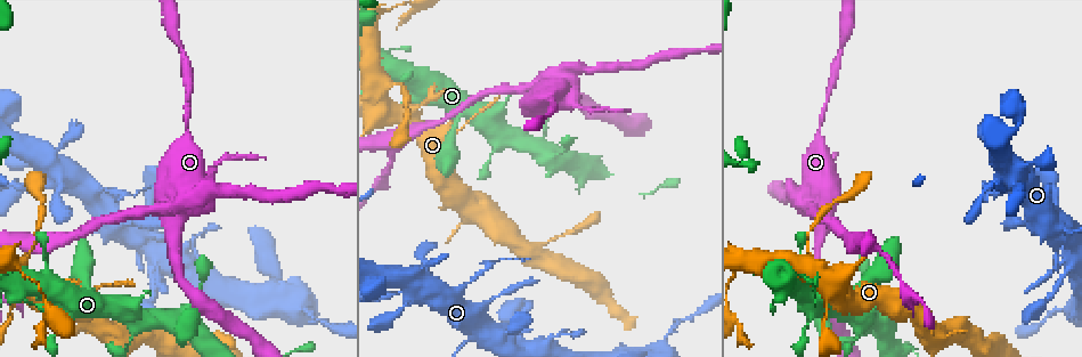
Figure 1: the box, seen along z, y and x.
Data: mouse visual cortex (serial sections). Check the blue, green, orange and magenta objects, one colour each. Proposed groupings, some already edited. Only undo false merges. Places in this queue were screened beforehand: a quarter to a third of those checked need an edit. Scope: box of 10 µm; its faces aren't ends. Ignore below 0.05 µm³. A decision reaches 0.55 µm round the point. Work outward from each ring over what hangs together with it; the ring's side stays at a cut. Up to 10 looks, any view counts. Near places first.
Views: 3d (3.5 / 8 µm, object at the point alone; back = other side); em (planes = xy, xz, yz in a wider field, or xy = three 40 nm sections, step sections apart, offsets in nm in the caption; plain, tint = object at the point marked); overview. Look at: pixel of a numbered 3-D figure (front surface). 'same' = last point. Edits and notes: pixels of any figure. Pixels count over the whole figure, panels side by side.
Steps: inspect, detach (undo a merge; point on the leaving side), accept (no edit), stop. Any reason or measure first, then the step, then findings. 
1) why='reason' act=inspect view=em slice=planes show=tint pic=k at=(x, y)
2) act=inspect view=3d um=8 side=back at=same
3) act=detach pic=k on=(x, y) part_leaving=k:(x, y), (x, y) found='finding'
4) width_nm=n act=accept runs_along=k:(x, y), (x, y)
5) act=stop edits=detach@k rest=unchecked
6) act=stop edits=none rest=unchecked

why='sharp bend' act=inspect view=3d um=3.5 side=back pic=1 at=(193, 201)

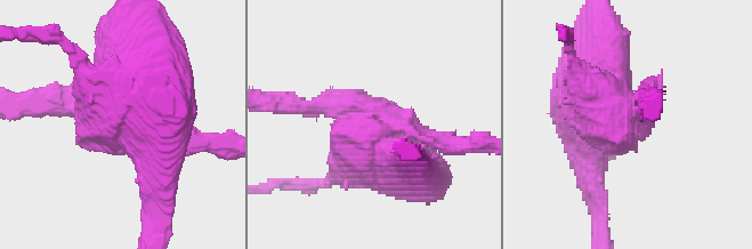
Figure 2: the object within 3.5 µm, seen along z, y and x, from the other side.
act=inspect view=em slice=xy step=2 show=plain pic=2 at=(119, 128)

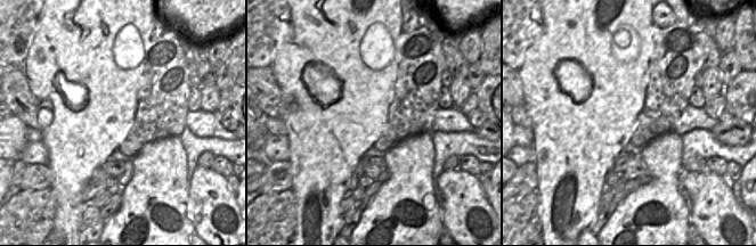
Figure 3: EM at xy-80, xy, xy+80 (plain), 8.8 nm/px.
act=inspect view=em slice=xy step=2 show=tint at=same

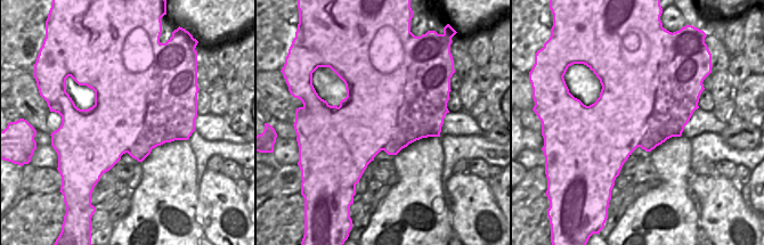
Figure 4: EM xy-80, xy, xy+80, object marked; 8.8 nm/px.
width_nm=850 act=detach pic=2 on=(213, 136) found='a second cell is stuck on'

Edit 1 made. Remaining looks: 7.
act=inspect view=overview

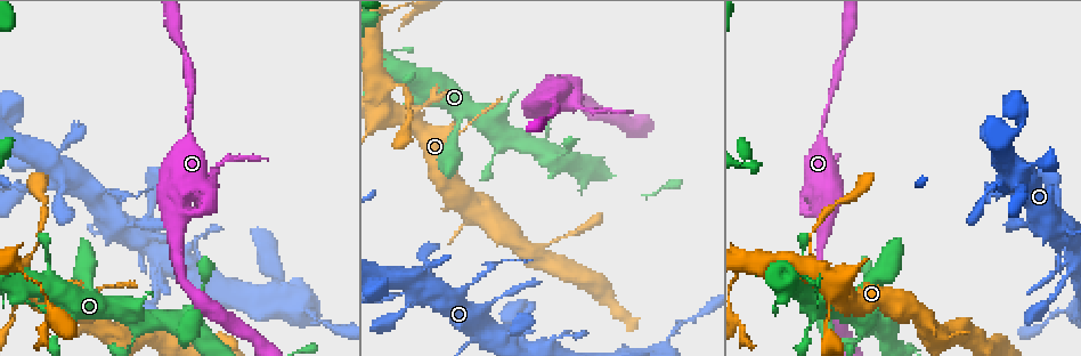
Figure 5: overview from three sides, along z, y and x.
why='thin neck' act=inspect view=3d um=3.5 side=back pic=5 at=(542, 246)

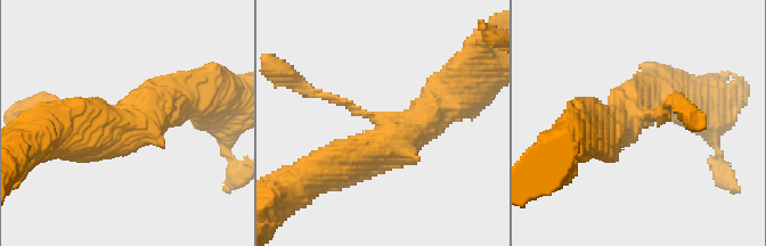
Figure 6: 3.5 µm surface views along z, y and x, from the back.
arms=3 arm_widths_nm=100,500,600 act=inspect view=em slice=xy step=1 show=tint pic=6 at=(639, 115)

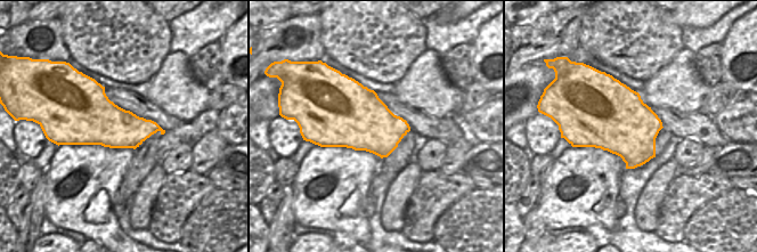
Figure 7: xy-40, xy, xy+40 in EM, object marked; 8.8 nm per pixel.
act=accept runs_along=6:(454, 93), (401, 137), (331, 169) found='one cell here'

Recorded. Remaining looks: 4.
why='narrows sharply' act=inspect view=3d um=3.5 pic=5 at=(505, 333)

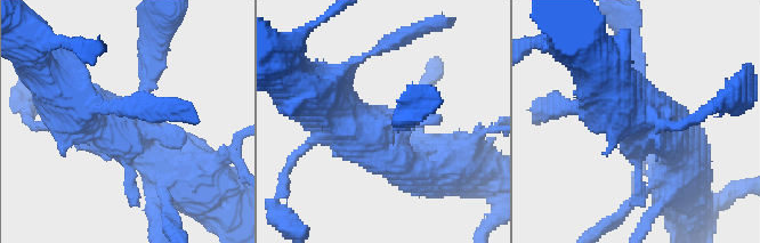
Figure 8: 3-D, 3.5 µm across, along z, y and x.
act=inspect view=em slice=xy step=1 show=tint pic=8 at=(382, 125)

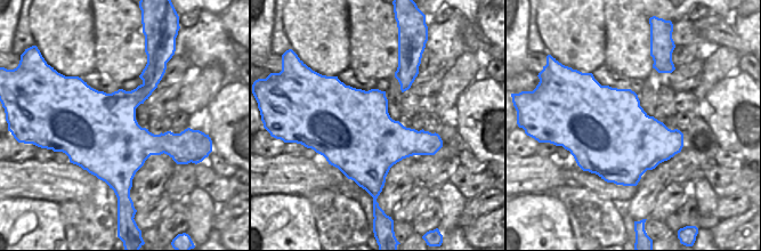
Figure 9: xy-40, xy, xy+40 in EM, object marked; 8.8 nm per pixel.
width_nm=700 act=accept runs_along=8:(310, 89), (417, 179) found='continuous, no second cell'

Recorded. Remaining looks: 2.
why='narrows sharply' act=inspect view=em slice=xy step=1 show=tint pic=5 at=(315, 317)

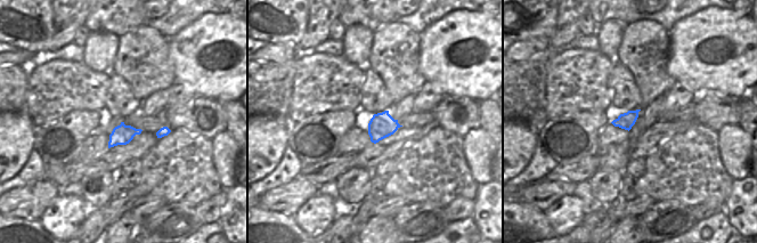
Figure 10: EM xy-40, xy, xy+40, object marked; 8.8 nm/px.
why='wider look' act=inspect view=3d um=3.5 at=same

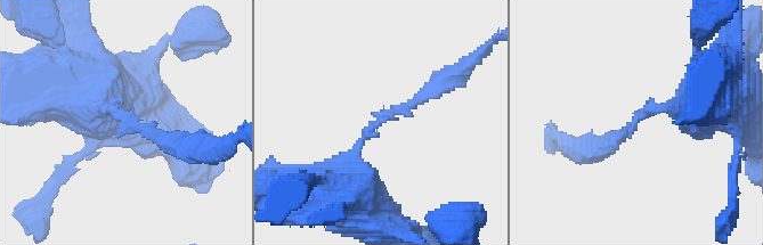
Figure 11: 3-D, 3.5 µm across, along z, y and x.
arm_widths_nm=150,350 act=detach pic=11 on=(411, 105) part_leaving=11:(380, 119), (415, 104), (464, 66) found='two cells meet here'

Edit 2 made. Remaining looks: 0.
act=stop edits=detach@2,detach@11 rest=unchecked

